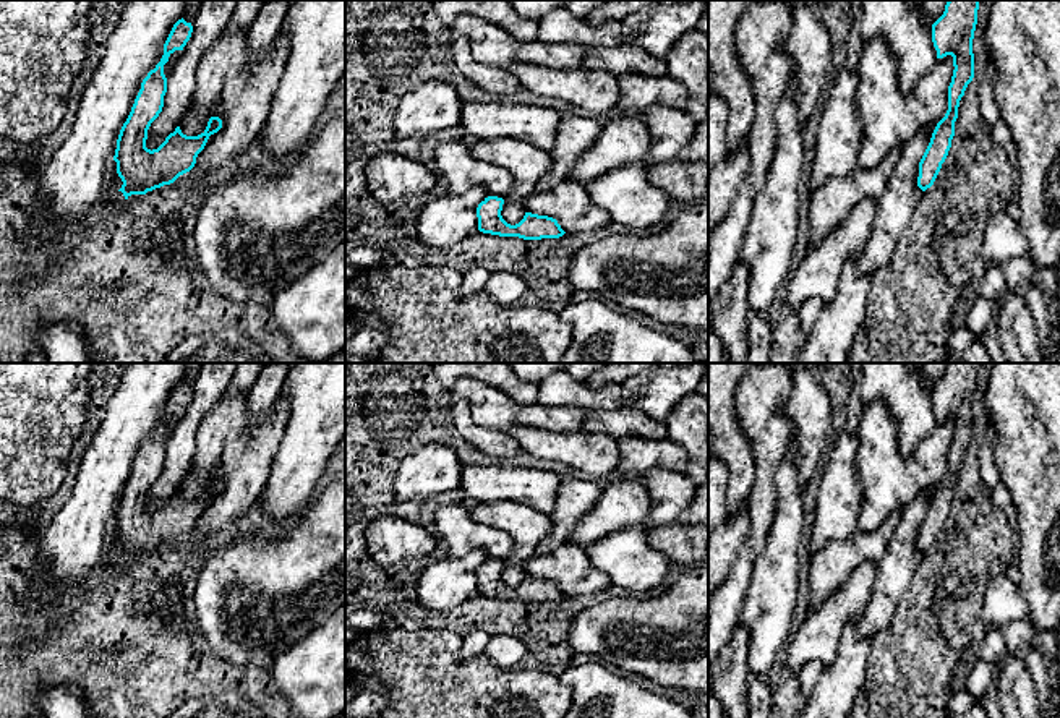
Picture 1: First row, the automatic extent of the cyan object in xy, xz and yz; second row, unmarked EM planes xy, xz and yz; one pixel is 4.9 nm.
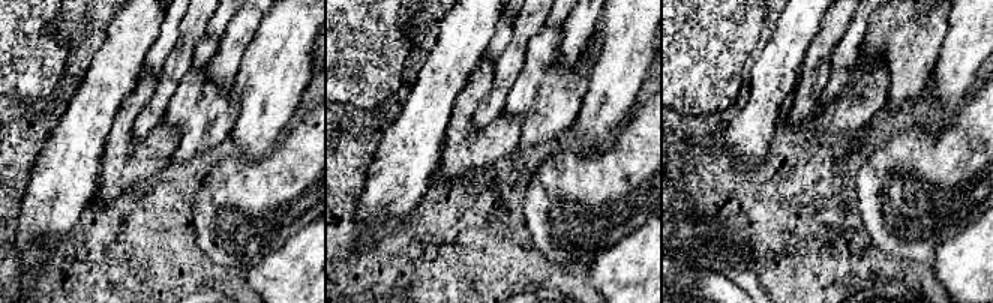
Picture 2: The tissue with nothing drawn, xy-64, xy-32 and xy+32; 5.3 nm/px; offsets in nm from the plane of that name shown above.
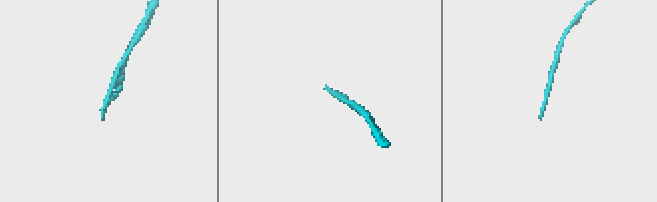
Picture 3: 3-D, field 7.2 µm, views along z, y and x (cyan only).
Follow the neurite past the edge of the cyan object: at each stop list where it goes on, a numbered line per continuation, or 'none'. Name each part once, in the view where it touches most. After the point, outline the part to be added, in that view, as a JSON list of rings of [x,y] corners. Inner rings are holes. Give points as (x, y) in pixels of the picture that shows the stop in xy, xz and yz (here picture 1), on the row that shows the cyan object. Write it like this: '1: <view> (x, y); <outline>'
none

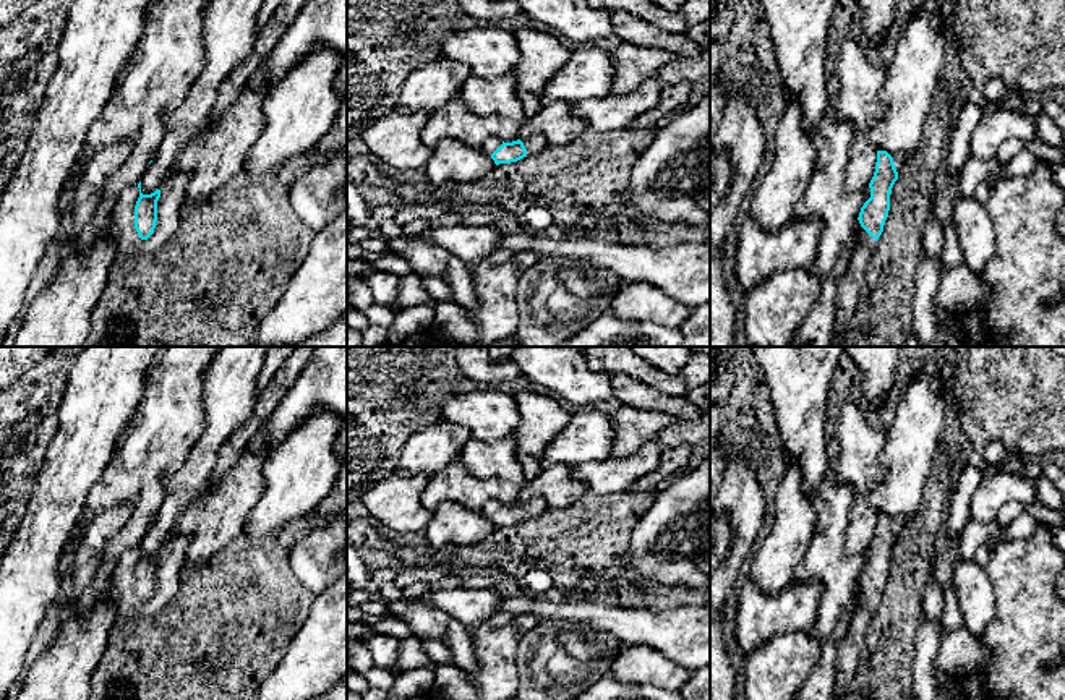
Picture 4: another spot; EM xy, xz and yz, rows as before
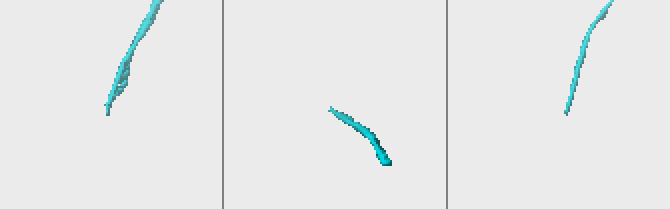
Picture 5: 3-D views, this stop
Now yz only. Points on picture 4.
1: yz (864, 245); [[[859,224],[859,232],[849,254],[849,267],[838,284],[836,335],[832,347],[843,347],[845,332],[853,318],[856,298],[862,284],[862,274],[869,258],[875,251],[875,245],[875,238]]]

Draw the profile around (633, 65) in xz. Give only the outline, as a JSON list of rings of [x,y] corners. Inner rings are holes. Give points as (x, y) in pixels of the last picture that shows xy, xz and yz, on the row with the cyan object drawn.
[[[621,42],[609,52],[613,60],[613,92],[627,94],[645,81],[657,81],[663,66],[673,63],[678,57],[668,50],[640,47]]]

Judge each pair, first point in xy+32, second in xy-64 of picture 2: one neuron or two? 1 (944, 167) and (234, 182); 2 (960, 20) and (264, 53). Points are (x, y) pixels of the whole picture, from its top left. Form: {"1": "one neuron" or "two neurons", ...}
{"1": "one neuron", "2": "one neuron"}

